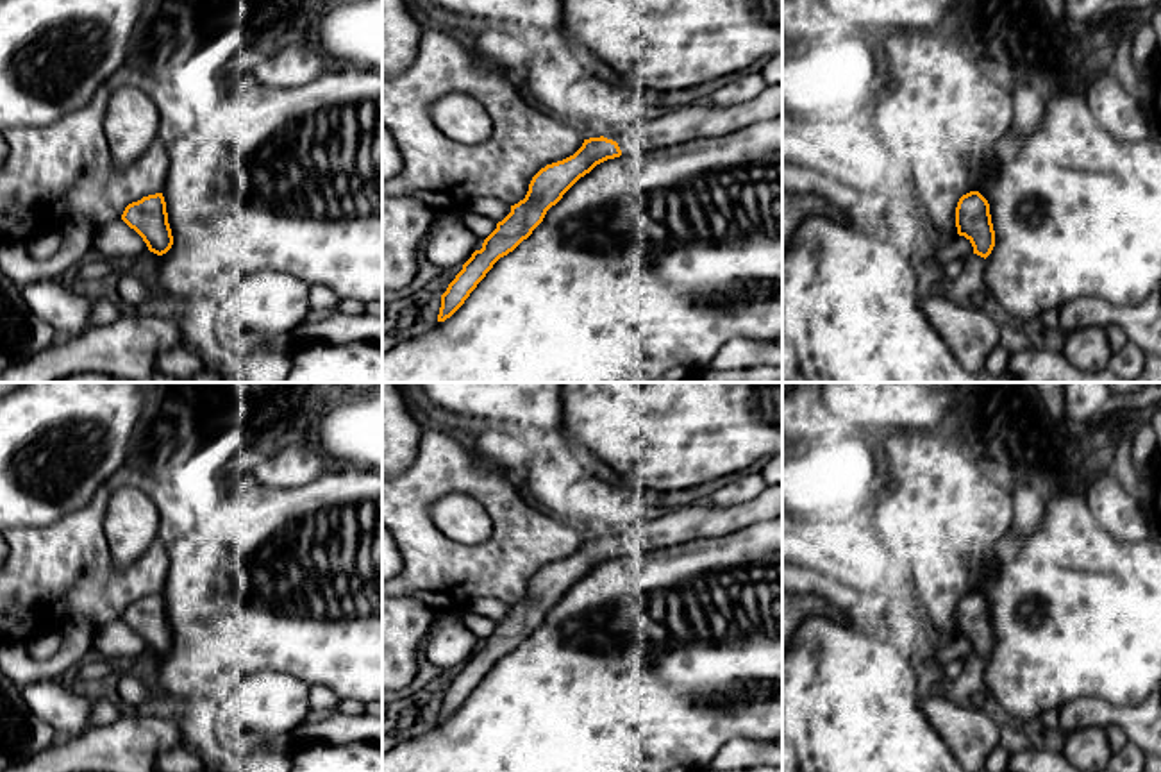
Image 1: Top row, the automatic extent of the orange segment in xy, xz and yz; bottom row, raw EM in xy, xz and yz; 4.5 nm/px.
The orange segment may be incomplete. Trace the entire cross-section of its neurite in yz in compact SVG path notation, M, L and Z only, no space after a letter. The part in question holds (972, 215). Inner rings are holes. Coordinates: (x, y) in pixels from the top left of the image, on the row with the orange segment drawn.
M979 191L963 195L956 207L957 234L965 236L973 254L988 257L995 247L995 231L990 214L990 204Z

